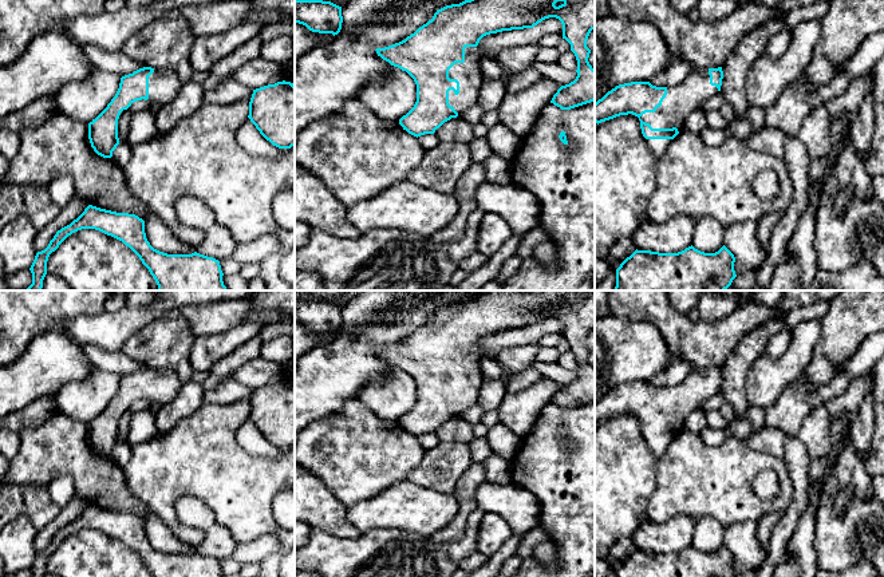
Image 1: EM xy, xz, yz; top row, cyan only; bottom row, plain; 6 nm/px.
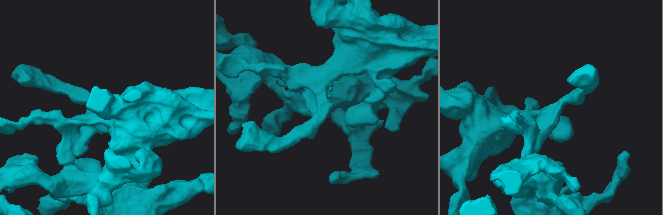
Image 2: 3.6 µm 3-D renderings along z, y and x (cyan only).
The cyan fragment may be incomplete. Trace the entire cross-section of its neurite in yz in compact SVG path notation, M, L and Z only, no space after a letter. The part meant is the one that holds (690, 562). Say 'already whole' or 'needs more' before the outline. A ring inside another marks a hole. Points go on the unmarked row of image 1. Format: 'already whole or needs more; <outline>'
already whole; M692 545L678 553L636 549L616 569L616 577L737 577L734 562L734 554L725 545L715 553L701 552Z

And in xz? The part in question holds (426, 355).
needs more; M484 291L470 300L438 309L431 320L404 340L375 349L378 356L406 371L417 384L417 402L399 419L399 424L417 438L434 434L445 422L477 404L485 382L481 360L486 356L478 347L480 340L490 333L533 328L549 317L561 321L563 339L571 344L577 360L576 379L561 386L550 403L561 410L571 410L593 402L595 369L588 361L591 349L587 347L587 340L595 329L595 291Z

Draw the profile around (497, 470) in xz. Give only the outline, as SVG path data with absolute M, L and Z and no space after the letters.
M497 455L489 457L482 462L485 469L485 479L488 483L509 485L510 478L510 462Z

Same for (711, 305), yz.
M702 291L698 301L699 320L717 321L733 315L738 303L725 295L713 291Z

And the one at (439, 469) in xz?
M441 440L434 448L426 450L407 481L443 494L454 494L457 481L473 463L467 443Z

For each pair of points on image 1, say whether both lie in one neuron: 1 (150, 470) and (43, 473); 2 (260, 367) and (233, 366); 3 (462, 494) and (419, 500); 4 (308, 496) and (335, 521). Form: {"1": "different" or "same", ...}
{"1": "different", "2": "different", "3": "different", "4": "same"}

